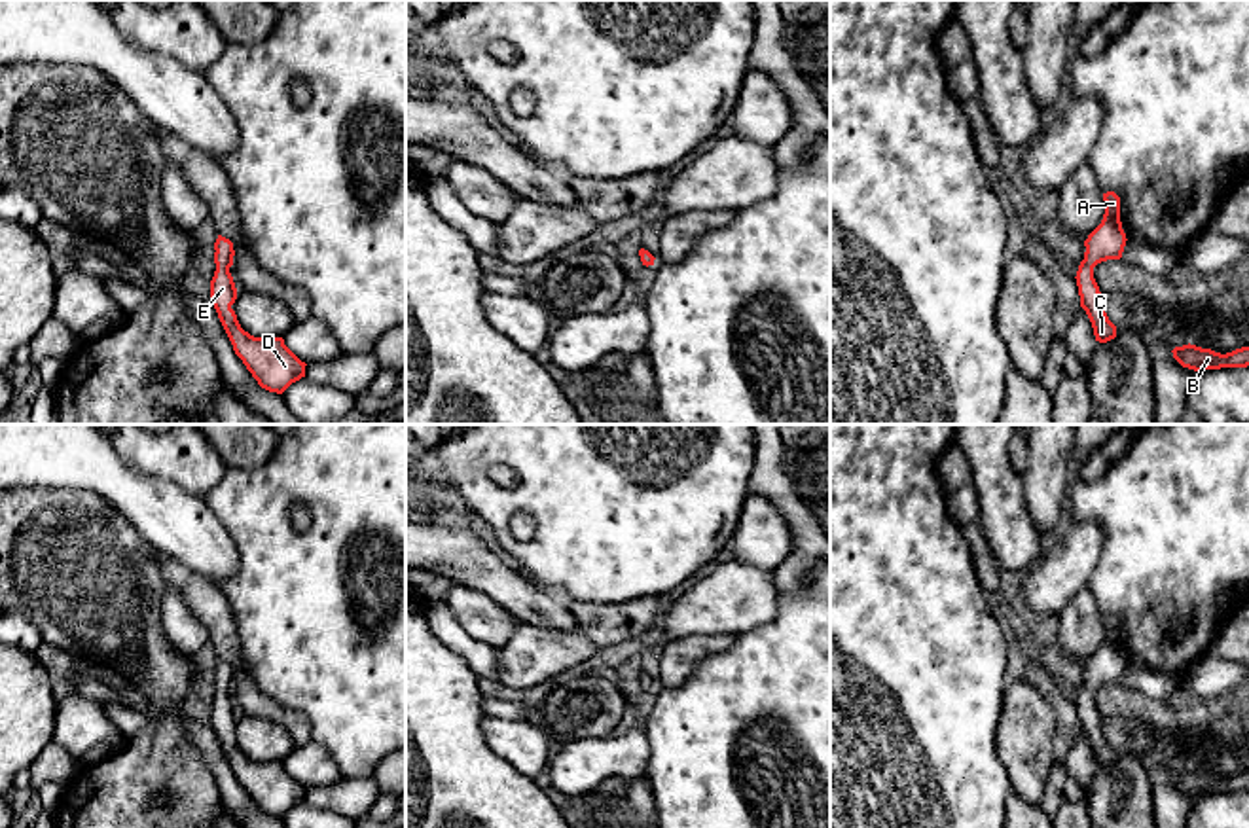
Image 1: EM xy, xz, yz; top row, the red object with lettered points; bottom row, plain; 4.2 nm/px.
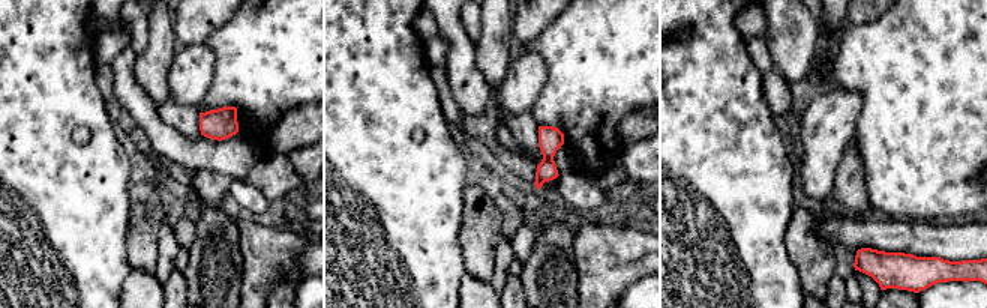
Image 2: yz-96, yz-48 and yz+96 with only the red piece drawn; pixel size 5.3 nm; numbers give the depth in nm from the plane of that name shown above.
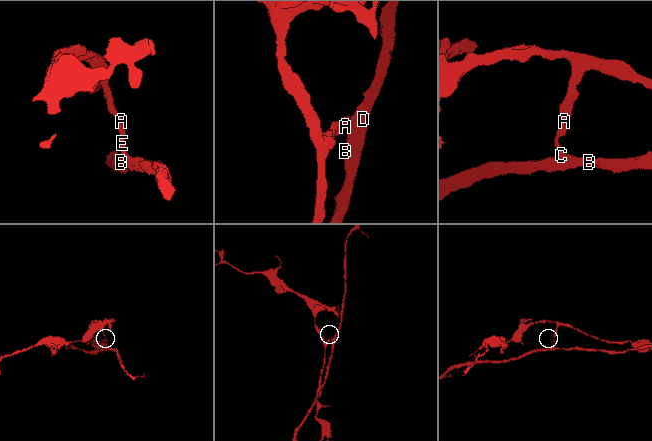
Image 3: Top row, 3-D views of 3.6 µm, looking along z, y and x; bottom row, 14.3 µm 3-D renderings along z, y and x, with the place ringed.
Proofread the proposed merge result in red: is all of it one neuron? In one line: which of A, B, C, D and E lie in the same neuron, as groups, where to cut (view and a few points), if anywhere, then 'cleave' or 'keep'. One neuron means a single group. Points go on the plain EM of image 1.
A B C D E | no cut | keep

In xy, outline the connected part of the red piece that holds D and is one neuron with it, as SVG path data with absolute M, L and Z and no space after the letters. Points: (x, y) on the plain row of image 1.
M218 659L214 675L216 695L210 705L210 726L233 775L262 813L282 819L292 807L305 801L307 788L284 769L282 762L254 762L241 752L231 733L237 724L237 712L229 697L235 680L233 667Z

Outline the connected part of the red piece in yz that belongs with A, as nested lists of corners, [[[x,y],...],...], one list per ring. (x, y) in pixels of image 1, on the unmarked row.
[[[1114,616],[1103,618],[1105,639],[1101,648],[1084,665],[1084,684],[1077,695],[1080,731],[1086,735],[1095,765],[1107,767],[1116,762],[1116,750],[1103,733],[1103,722],[1094,703],[1094,692],[1107,684],[1120,684],[1126,671],[1126,657],[1120,646],[1120,621]]]

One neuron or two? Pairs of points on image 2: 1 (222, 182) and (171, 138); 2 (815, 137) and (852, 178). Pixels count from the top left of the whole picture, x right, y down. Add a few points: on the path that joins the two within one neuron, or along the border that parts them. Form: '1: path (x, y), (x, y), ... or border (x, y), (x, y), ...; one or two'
1: border (200, 170), (225, 173), (231, 178); two
2: border (852, 135), (837, 164), (831, 196); two

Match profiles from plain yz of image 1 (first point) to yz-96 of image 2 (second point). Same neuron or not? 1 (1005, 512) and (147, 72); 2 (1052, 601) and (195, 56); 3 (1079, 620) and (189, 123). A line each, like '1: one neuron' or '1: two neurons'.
1: two neurons
2: one neuron
3: one neuron

